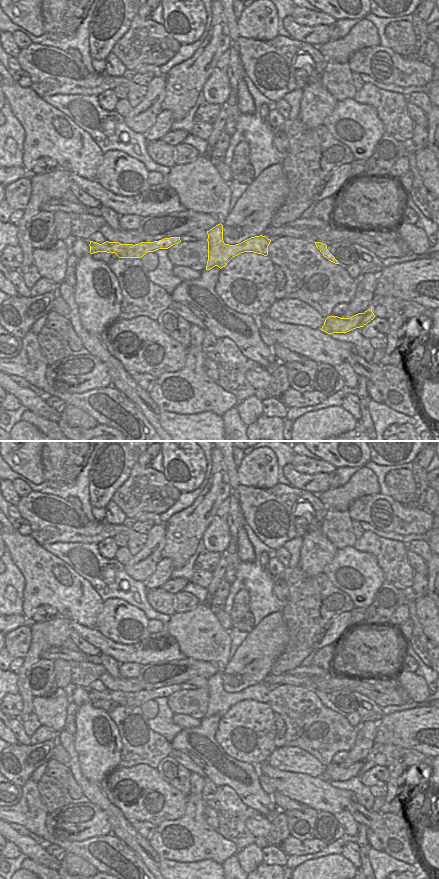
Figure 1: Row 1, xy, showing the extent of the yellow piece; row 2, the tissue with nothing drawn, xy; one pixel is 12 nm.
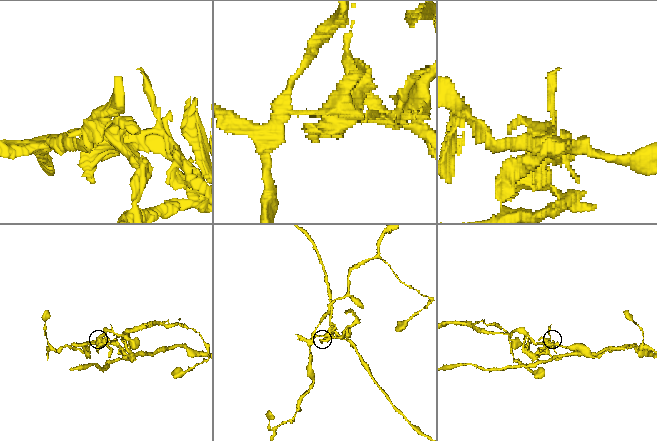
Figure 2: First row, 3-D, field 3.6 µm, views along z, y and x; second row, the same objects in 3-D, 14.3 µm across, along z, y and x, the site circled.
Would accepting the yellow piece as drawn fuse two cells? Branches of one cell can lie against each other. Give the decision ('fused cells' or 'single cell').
fused cells

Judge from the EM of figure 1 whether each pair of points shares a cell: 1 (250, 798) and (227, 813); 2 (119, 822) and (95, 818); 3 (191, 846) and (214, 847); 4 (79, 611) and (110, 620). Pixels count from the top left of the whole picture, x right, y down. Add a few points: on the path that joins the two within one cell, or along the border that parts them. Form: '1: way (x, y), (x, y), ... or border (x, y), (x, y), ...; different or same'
1: border (227, 786), (230, 786), (244, 803), (263, 816); different
2: border (94, 803), (108, 817), (112, 832); different
3: way (197, 846), (208, 846); same
4: border (103, 601), (94, 628); different

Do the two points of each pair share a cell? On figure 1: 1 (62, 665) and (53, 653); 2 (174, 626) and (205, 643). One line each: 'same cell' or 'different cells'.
1: different cells
2: same cell

